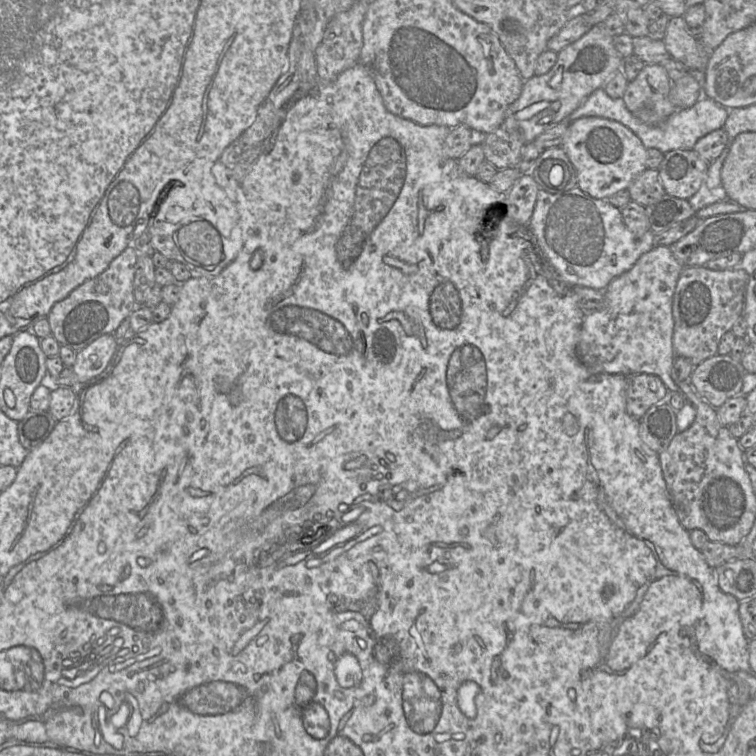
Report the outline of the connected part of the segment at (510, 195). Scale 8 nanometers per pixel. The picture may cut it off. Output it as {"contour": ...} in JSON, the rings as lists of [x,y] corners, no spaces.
{"contour":[[[530,173],[522,174],[507,192],[507,215],[520,225],[529,224],[539,189]]]}

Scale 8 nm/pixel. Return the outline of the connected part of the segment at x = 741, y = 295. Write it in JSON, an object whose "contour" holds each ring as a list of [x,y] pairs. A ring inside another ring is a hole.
{"contour":[[[706,266],[682,269],[673,295],[674,330],[672,344],[675,356],[682,356],[697,366],[717,354],[722,336],[742,316],[749,274],[742,266],[712,270]]]}

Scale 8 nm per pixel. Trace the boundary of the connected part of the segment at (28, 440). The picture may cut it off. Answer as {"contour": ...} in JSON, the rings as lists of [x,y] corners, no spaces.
{"contour":[[[29,410],[25,417],[18,421],[20,443],[28,451],[38,447],[53,431],[57,420],[47,410]]]}

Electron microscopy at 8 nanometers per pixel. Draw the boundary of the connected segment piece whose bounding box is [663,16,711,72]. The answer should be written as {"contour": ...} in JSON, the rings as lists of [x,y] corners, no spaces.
{"contour":[[[682,16],[670,18],[663,41],[670,56],[683,63],[689,71],[704,70],[705,72],[711,51],[704,48],[699,39],[688,31],[685,20]]]}

